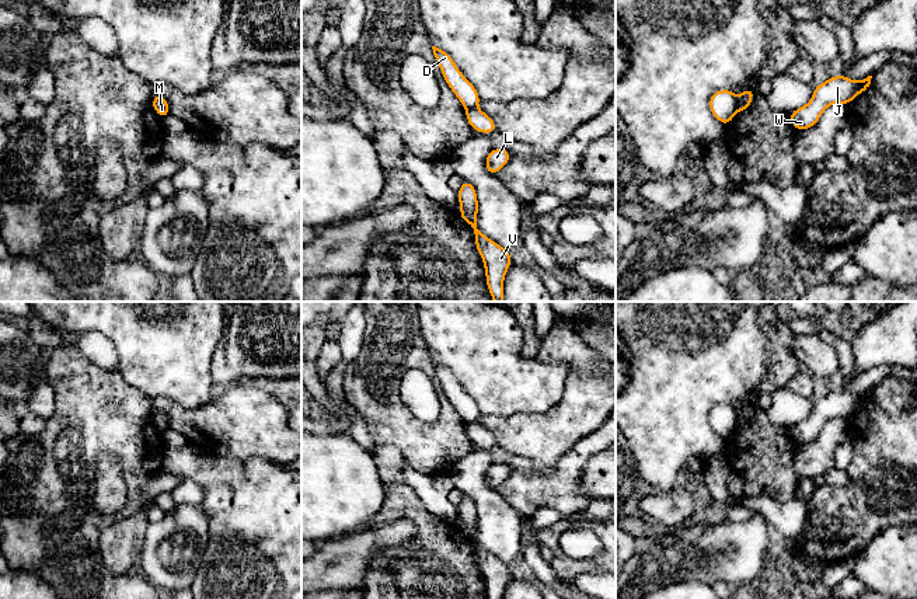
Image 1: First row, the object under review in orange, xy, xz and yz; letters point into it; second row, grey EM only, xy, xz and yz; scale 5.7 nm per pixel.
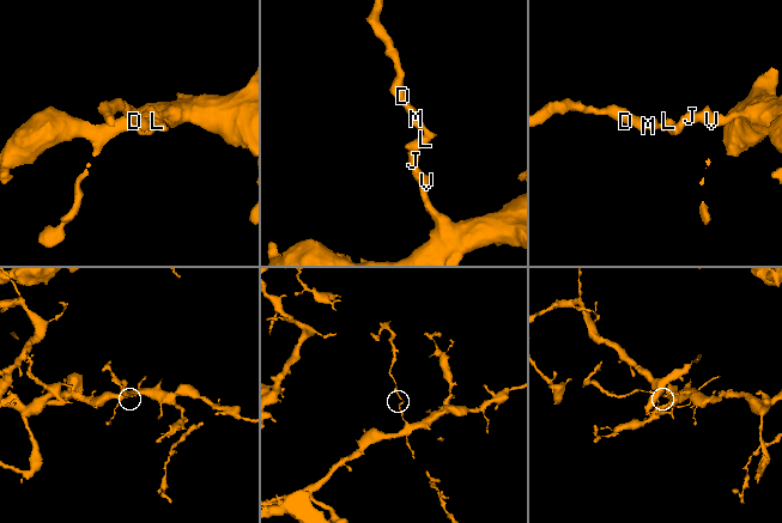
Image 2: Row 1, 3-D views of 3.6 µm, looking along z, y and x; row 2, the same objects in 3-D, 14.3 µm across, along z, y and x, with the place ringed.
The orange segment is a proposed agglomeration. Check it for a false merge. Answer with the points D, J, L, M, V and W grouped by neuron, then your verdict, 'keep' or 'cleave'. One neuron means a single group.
groups D / J L M V W; cleave

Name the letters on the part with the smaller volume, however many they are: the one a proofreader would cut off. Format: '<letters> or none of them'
D

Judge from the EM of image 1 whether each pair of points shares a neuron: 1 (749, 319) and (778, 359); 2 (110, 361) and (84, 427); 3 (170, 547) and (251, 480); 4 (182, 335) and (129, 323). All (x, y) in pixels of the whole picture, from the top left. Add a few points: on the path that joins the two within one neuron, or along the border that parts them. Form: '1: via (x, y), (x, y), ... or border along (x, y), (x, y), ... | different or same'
1: border along (759, 316), (759, 323), (767, 335), (766, 375) | different
2: border along (79, 351), (97, 365), (117, 372) | different
3: border along (201, 504), (208, 515), (206, 547) | different
4: via (170, 334), (164, 328), (152, 328), (142, 324) | same

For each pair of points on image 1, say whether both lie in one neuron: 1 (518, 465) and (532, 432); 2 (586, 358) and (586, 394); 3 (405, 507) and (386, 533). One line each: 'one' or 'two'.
1: two
2: two
3: two

